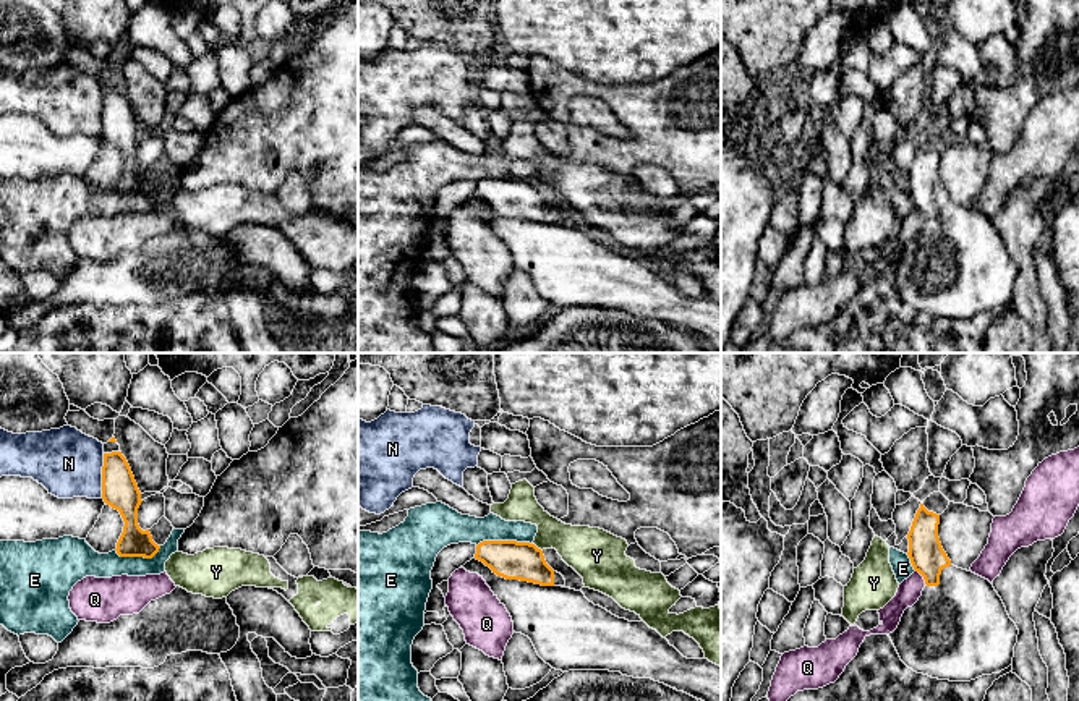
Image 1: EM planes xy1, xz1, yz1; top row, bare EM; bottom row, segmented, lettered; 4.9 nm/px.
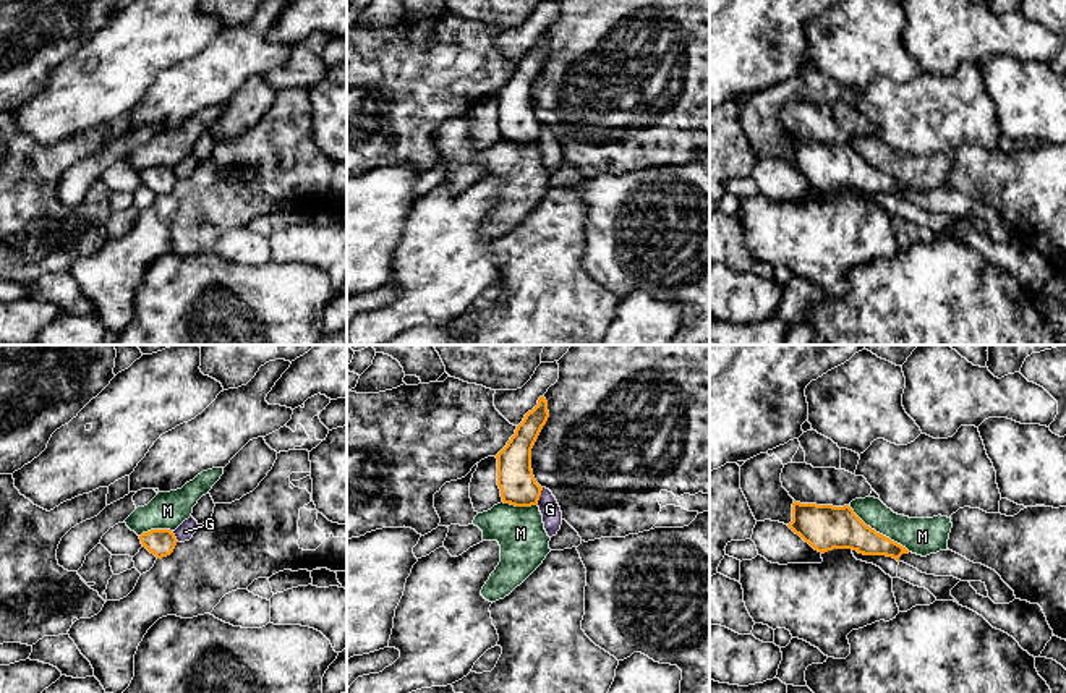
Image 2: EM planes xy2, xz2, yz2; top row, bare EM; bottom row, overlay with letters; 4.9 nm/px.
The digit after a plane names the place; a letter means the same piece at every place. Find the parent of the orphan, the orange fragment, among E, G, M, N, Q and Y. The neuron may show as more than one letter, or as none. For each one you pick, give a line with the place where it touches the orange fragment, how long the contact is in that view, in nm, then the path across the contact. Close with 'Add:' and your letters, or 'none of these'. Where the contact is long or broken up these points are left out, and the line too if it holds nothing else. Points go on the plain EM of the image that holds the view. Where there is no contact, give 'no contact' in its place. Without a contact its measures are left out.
Add: none of these

